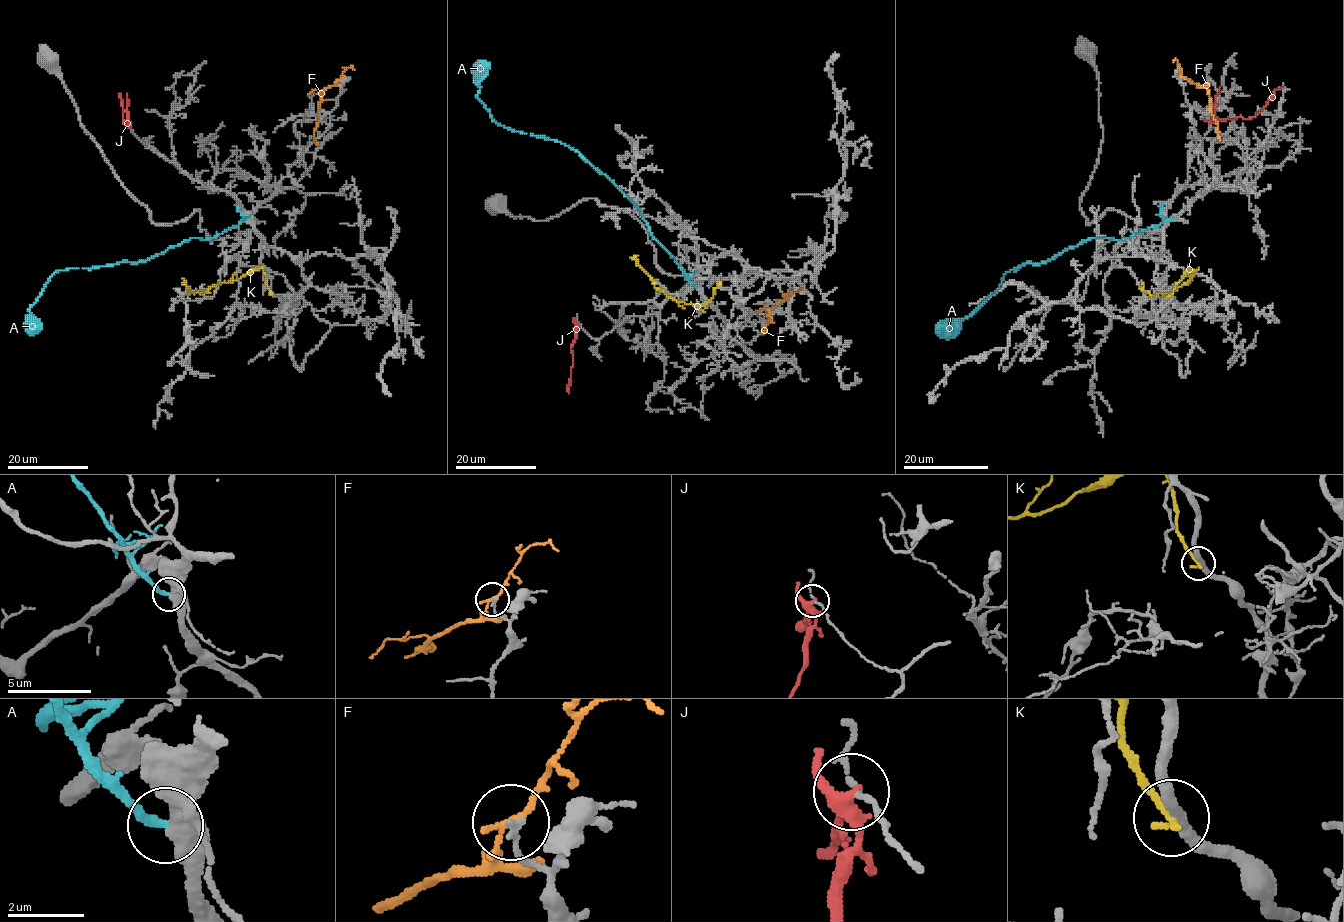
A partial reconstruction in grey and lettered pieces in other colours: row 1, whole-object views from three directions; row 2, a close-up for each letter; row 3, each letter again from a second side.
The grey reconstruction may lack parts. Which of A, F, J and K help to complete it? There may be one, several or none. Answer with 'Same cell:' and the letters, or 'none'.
Same cell: none

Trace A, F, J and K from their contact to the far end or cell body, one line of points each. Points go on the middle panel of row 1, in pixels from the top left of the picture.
A: (697, 288), (654, 238), (637, 207), (576, 151), (494, 121), (477, 96), (476, 66), (483, 60)
F: (785, 294), (770, 309), (769, 321), (761, 330), (766, 330)
J: (577, 323), (571, 347), (573, 365), (569, 393)
K: (719, 285), (708, 302), (689, 304), (676, 301), (654, 286), (653, 280), (634, 256), (630, 257)

